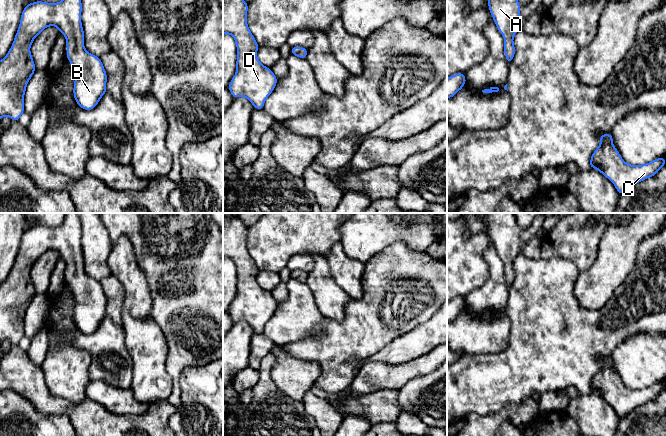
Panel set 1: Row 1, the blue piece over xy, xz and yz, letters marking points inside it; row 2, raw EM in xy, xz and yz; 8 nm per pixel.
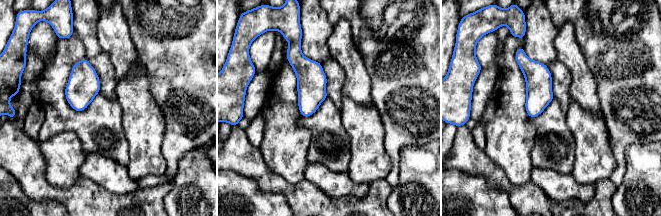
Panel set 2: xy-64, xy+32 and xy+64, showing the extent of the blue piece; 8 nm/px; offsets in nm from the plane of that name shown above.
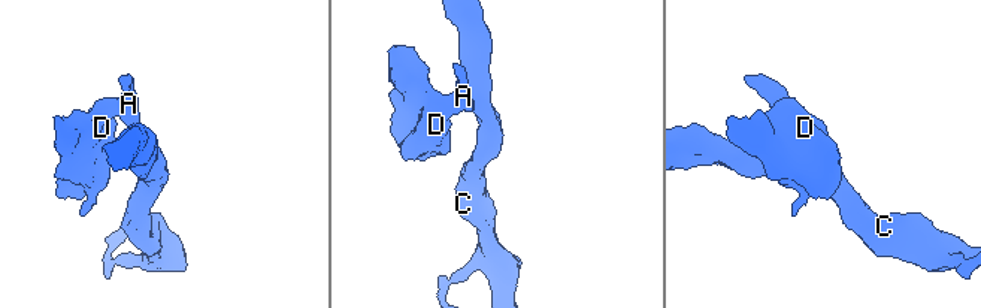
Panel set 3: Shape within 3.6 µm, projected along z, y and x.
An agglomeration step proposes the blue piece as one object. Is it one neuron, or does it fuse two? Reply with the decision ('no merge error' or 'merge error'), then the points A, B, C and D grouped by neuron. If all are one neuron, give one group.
no merge error; A B C D

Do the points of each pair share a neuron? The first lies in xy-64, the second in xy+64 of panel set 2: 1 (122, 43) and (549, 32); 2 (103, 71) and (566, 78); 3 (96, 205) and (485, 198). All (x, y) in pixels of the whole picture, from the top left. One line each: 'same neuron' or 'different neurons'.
1: different neurons
2: same neuron
3: different neurons

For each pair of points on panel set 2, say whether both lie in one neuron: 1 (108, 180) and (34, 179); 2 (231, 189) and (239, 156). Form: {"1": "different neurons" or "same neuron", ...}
{"1": "different neurons", "2": "different neurons"}

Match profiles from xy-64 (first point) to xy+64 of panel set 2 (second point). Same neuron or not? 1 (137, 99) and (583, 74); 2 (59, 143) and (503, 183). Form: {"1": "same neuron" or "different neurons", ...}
{"1": "different neurons", "2": "different neurons"}

